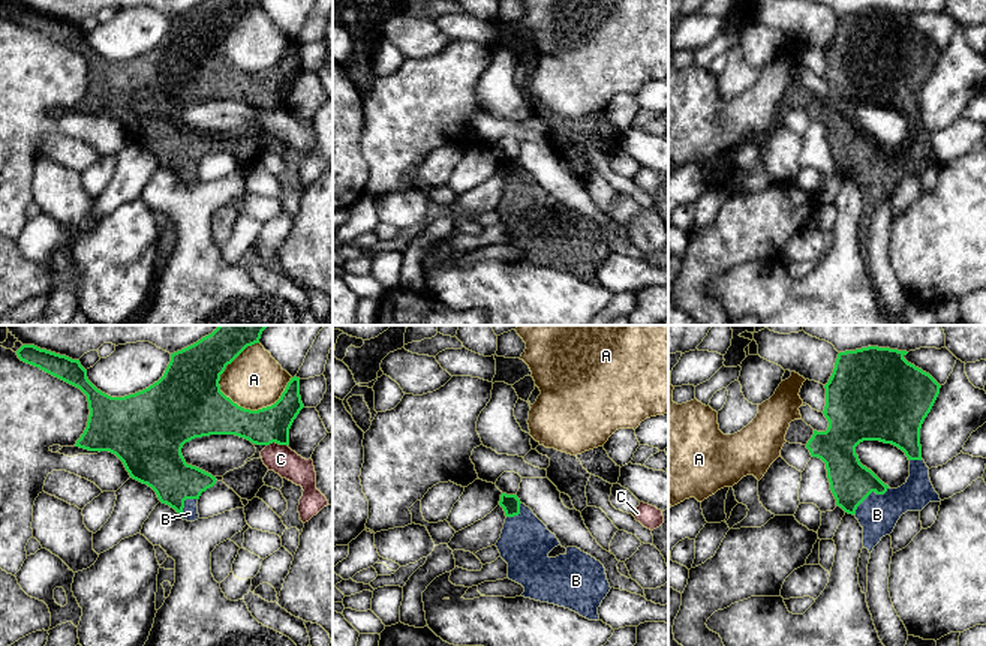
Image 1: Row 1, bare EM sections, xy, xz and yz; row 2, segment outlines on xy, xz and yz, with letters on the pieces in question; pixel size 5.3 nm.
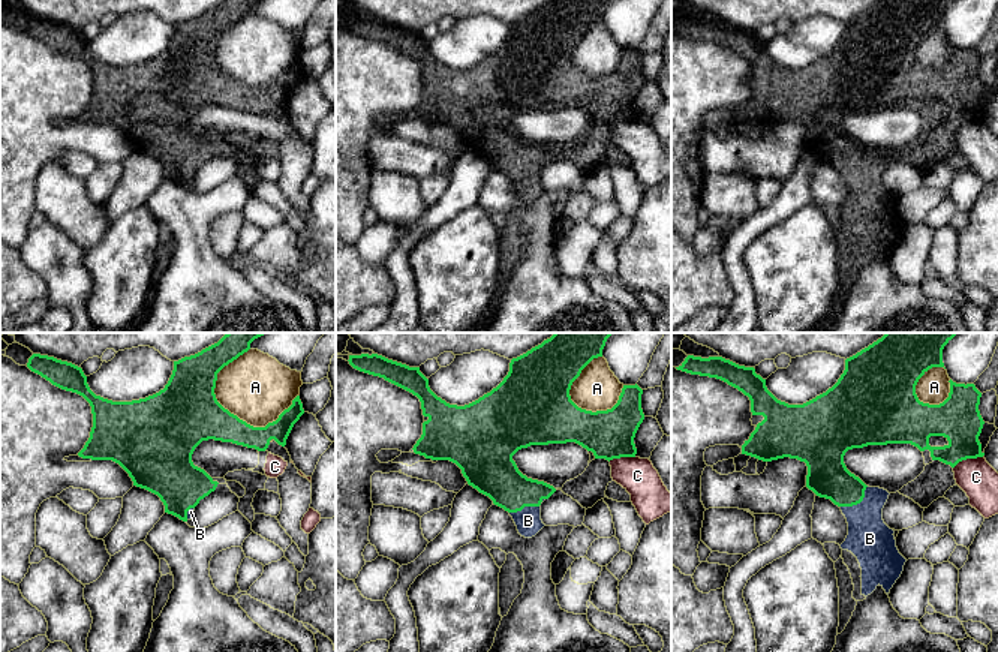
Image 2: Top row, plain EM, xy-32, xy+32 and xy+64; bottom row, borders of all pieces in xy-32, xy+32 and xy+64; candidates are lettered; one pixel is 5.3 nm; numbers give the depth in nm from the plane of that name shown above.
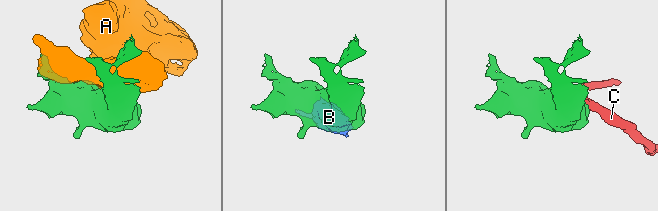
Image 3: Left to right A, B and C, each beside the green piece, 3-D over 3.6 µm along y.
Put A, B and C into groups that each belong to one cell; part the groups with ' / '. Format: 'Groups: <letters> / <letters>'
Groups: A / B / C

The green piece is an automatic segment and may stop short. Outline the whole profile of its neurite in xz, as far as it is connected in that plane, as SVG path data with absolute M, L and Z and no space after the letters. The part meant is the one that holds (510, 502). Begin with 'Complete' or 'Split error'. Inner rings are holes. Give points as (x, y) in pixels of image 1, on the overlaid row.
Split error. M500 495L499 505L505 511L505 523L496 547L508 564L508 579L521 585L521 597L569 609L589 621L598 621L598 607L610 592L604 565L577 547L566 547L565 555L550 558L548 553L560 546L554 534L520 502L517 495Z

